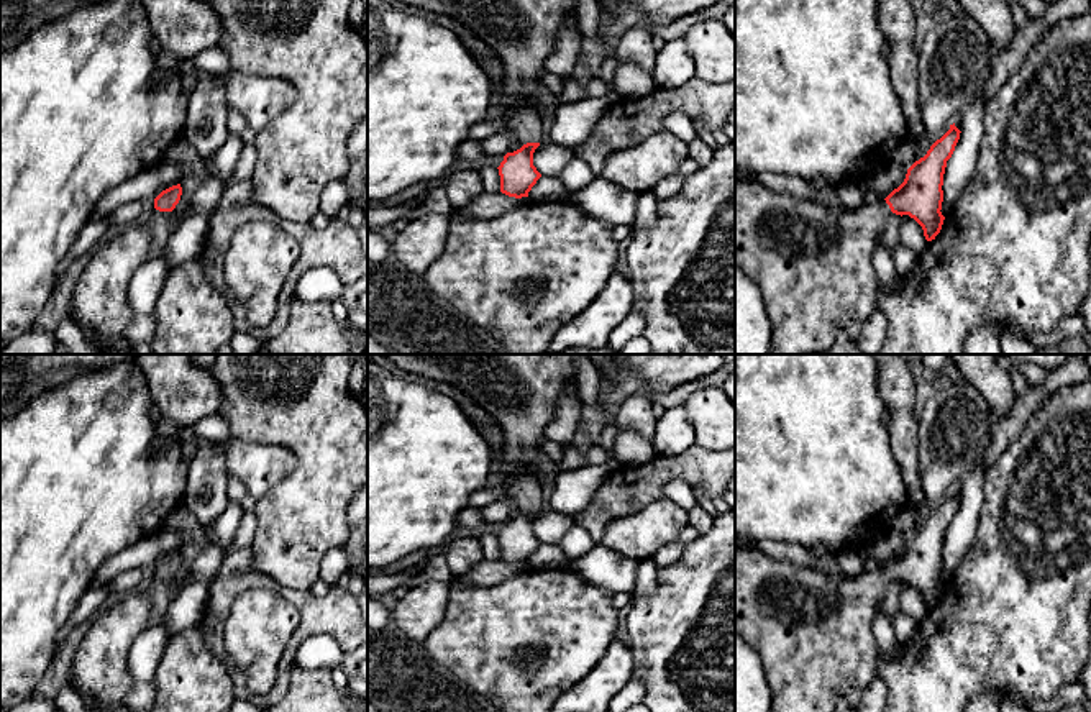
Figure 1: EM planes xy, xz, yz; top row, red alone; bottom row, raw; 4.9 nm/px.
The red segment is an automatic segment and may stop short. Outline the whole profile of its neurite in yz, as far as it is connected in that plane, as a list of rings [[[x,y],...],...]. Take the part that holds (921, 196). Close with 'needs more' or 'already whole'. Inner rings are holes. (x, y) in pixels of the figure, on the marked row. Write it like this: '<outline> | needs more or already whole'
[[[955,123],[950,125],[950,130],[930,146],[927,154],[924,157],[920,157],[919,161],[915,161],[907,169],[906,179],[897,189],[894,189],[886,199],[874,199],[873,202],[868,202],[856,210],[848,210],[845,207],[832,207],[830,208],[830,207],[820,205],[814,200],[797,199],[789,194],[776,194],[753,180],[735,182],[735,264],[763,292],[763,304],[766,307],[769,323],[773,328],[771,354],[812,354],[812,353],[825,354],[835,345],[835,340],[837,340],[837,335],[840,330],[845,330],[845,326],[850,322],[865,323],[878,310],[876,297],[878,297],[879,282],[878,282],[878,277],[873,269],[873,254],[874,254],[876,248],[881,246],[881,235],[884,231],[886,221],[892,213],[901,215],[901,217],[909,215],[922,226],[924,236],[927,241],[935,240],[935,236],[940,233],[943,220],[945,220],[945,217],[940,212],[942,202],[943,202],[943,190],[942,190],[943,174],[945,174],[947,161],[952,157],[955,146],[960,139],[960,133],[961,131],[955,126]]] | needs more

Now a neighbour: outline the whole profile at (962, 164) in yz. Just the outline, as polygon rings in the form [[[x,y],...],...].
[[[978,95],[973,103],[961,113],[961,133],[952,157],[947,161],[943,174],[943,202],[942,207],[950,212],[956,203],[965,185],[970,182],[978,161],[979,143],[983,139],[984,102]]]

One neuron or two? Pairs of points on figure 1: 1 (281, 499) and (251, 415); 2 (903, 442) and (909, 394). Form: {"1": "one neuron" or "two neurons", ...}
{"1": "one neuron", "2": "one neuron"}

